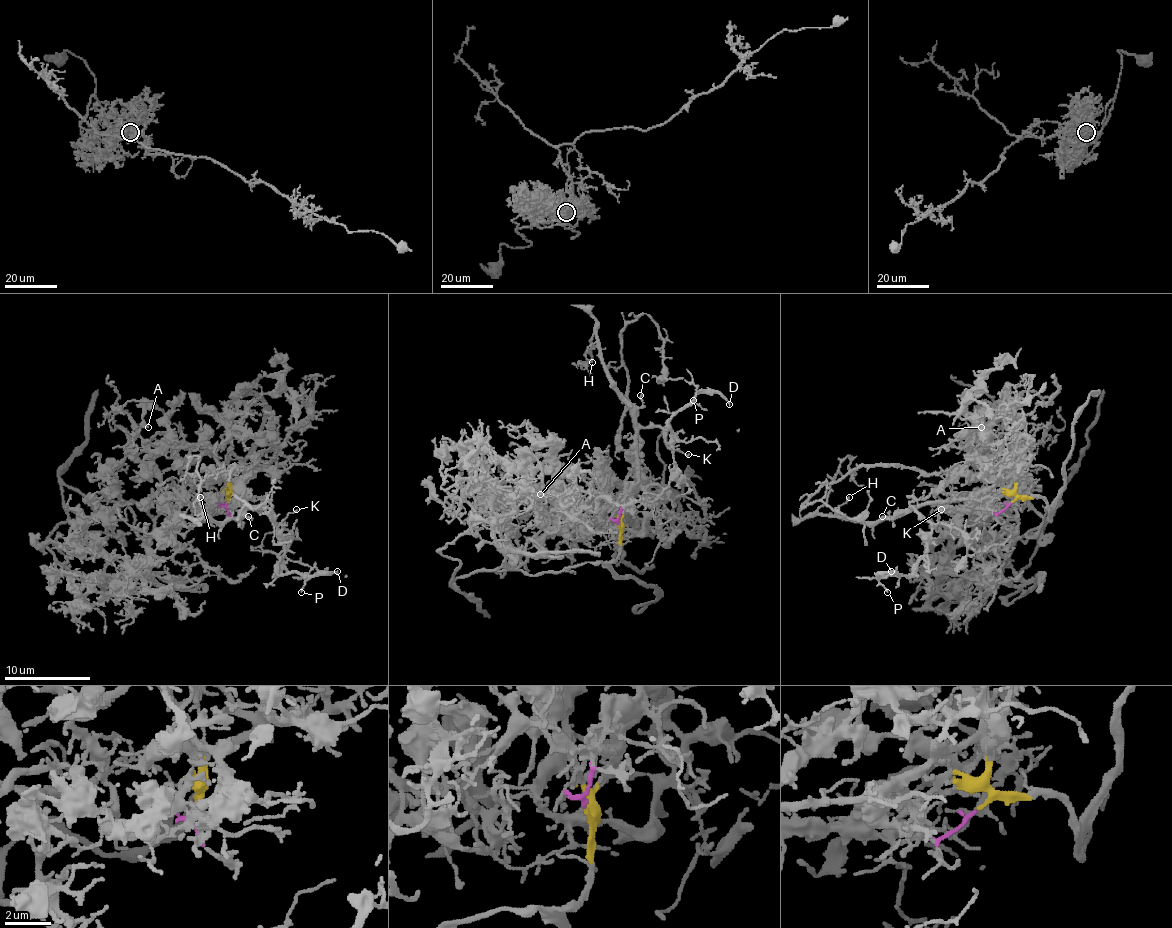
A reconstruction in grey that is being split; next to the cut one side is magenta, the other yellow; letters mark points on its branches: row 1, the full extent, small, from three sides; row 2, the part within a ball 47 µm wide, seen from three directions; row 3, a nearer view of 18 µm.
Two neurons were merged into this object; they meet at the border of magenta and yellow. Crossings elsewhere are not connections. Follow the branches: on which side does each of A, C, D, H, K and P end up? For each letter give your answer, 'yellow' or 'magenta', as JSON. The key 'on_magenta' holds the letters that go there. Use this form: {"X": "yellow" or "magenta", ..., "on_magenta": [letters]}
{"A": "yellow", "C": "magenta", "D": "magenta", "H": "magenta", "K": "magenta", "P": "magenta", "on_magenta": ["C", "D", "H", "K", "P"]}

